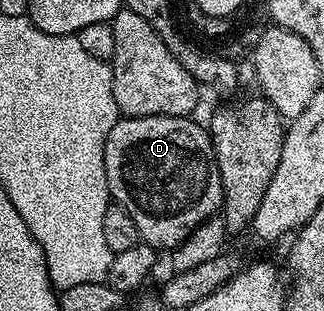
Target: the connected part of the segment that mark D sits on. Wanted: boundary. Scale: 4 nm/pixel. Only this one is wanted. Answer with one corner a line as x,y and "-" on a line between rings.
127,116
107,134
109,195
131,216
140,239
158,250
176,250
223,203
213,139
193,118

